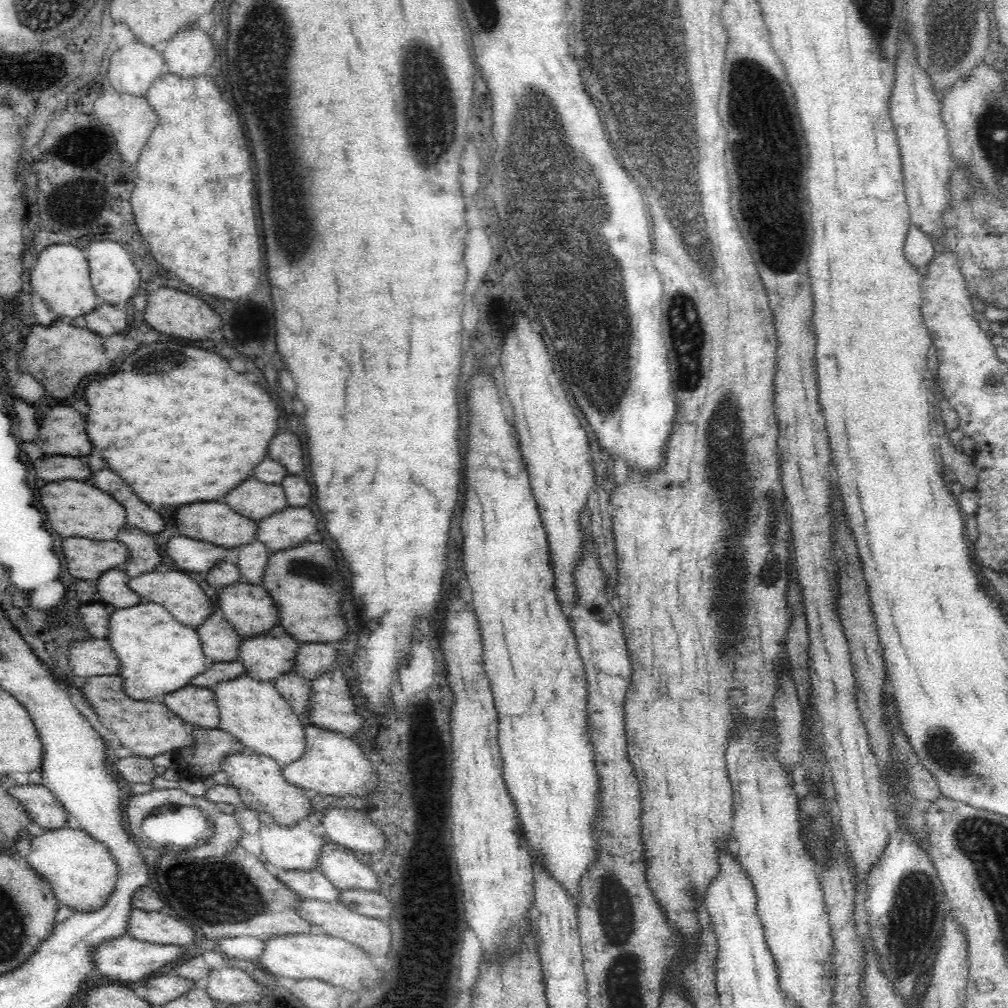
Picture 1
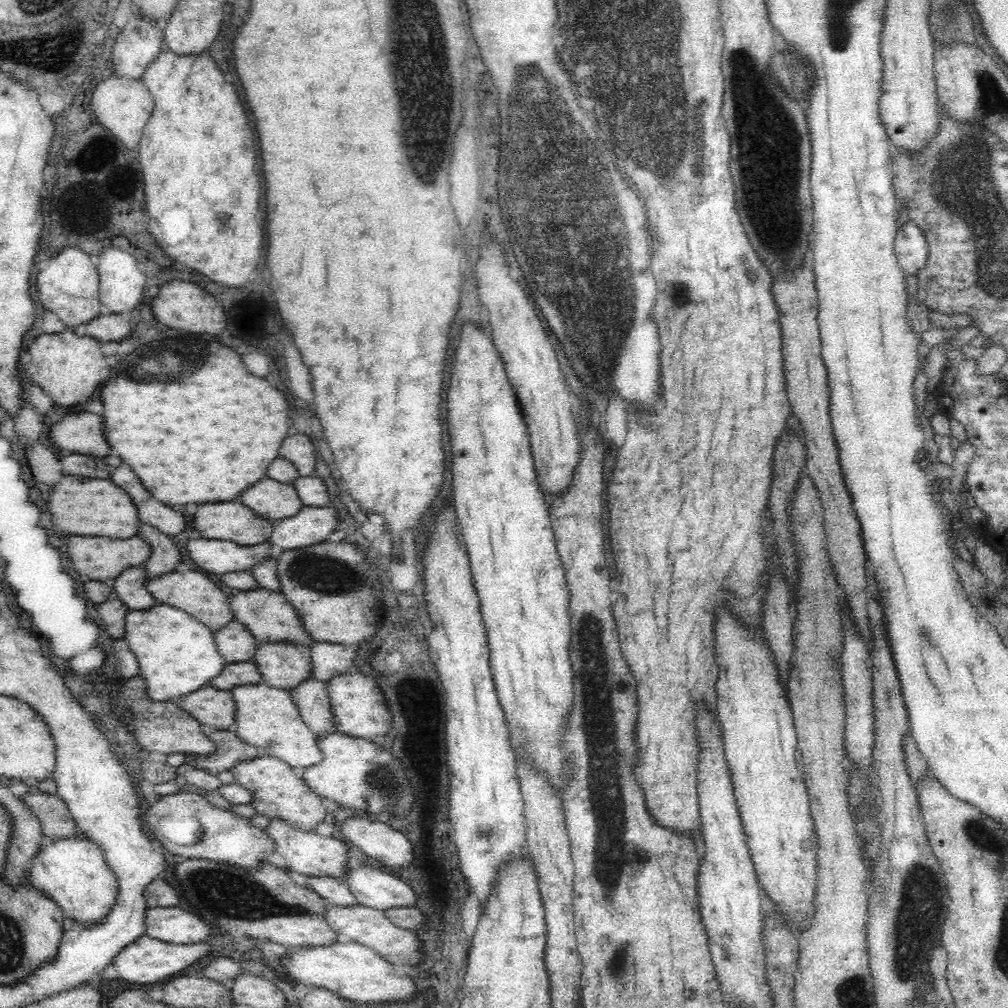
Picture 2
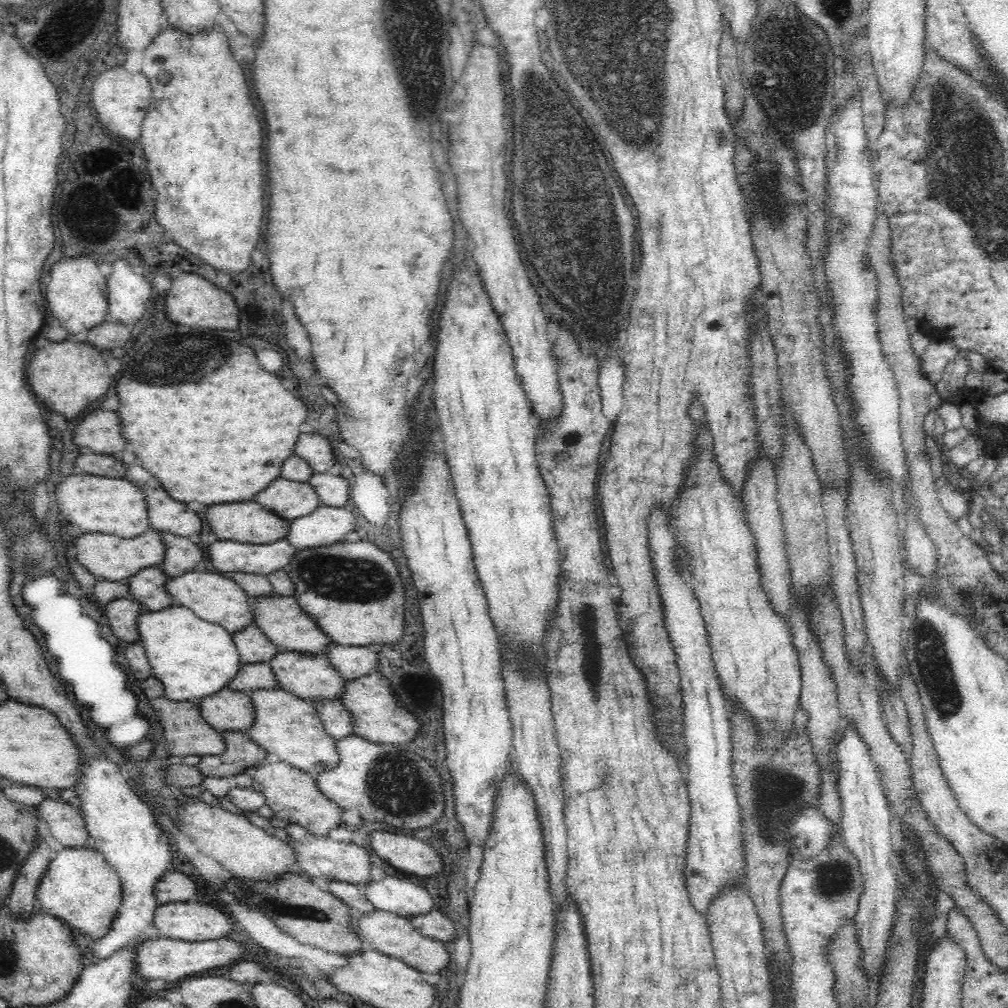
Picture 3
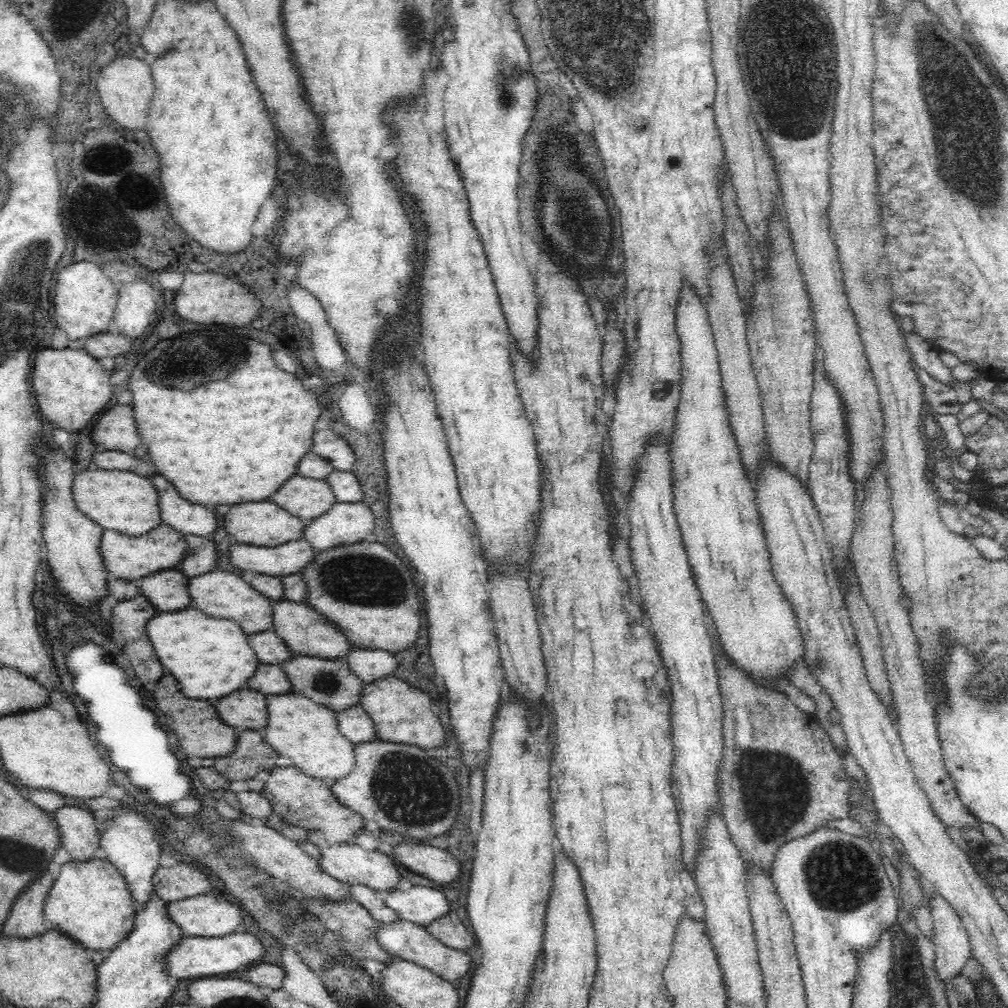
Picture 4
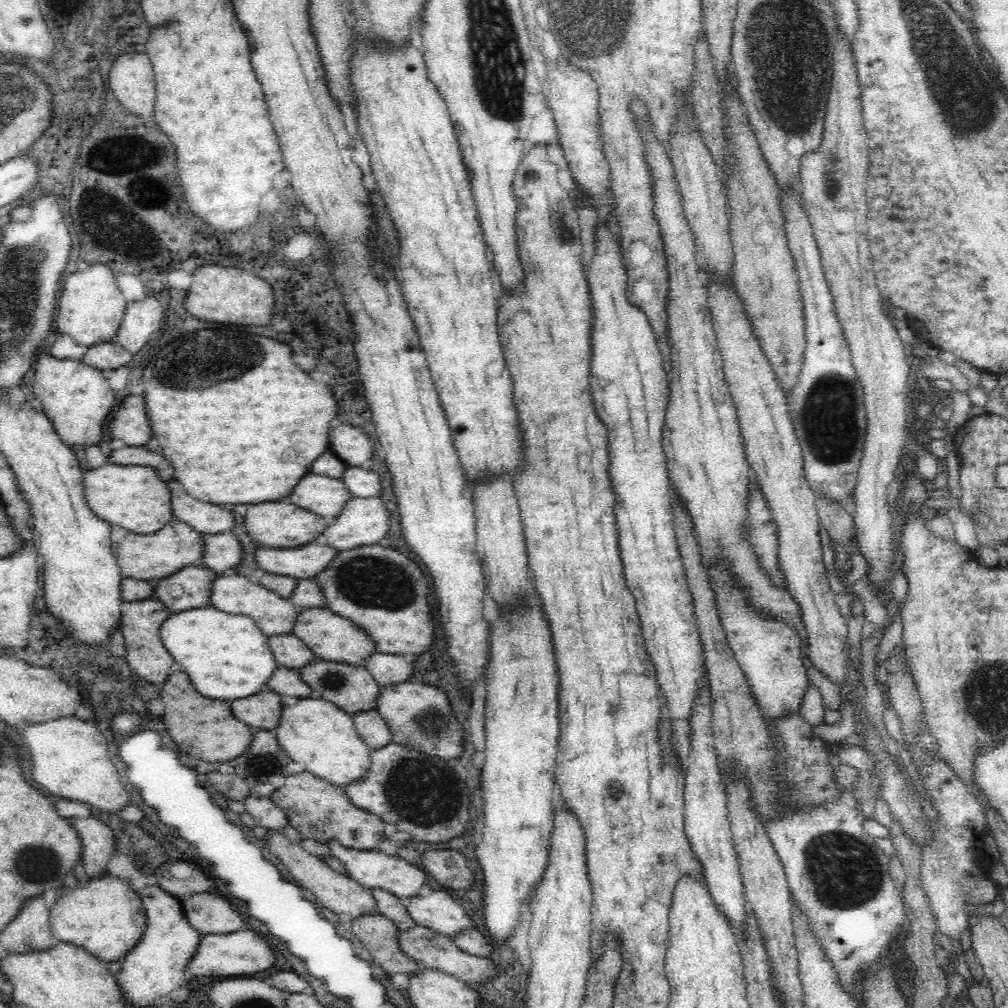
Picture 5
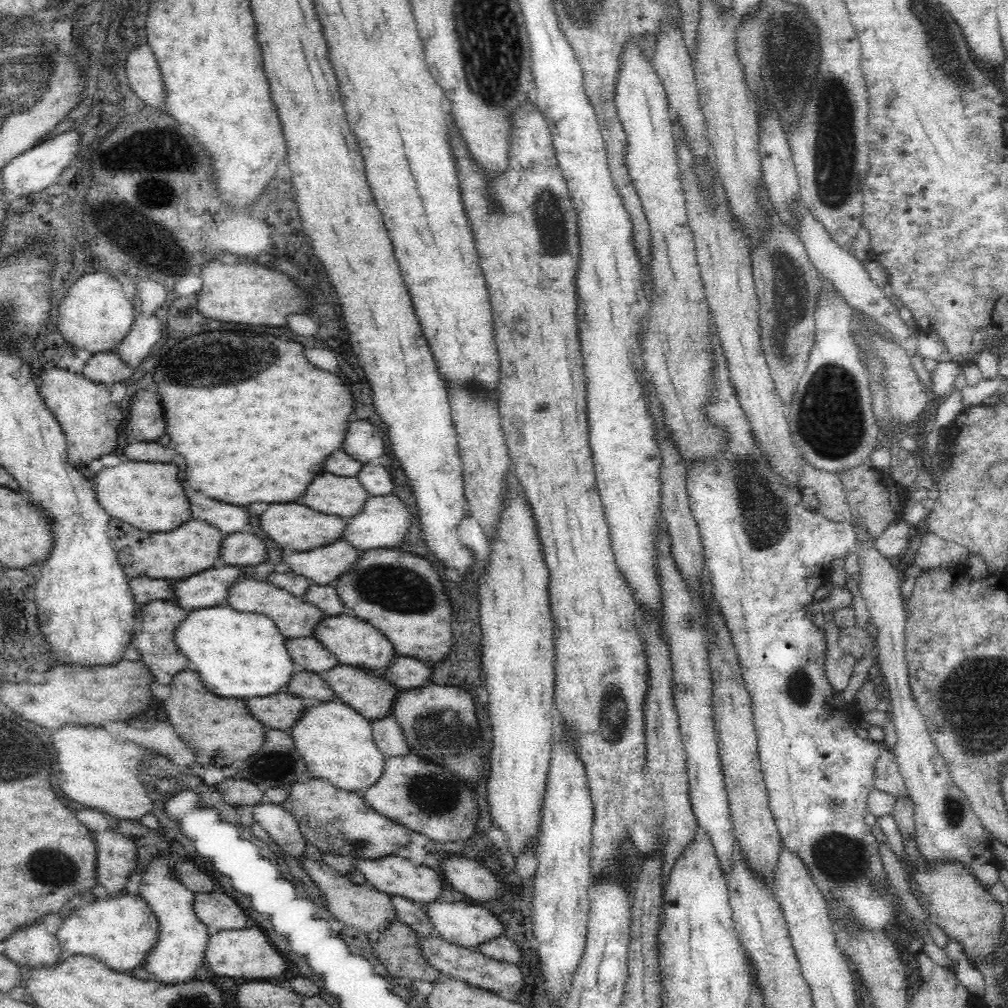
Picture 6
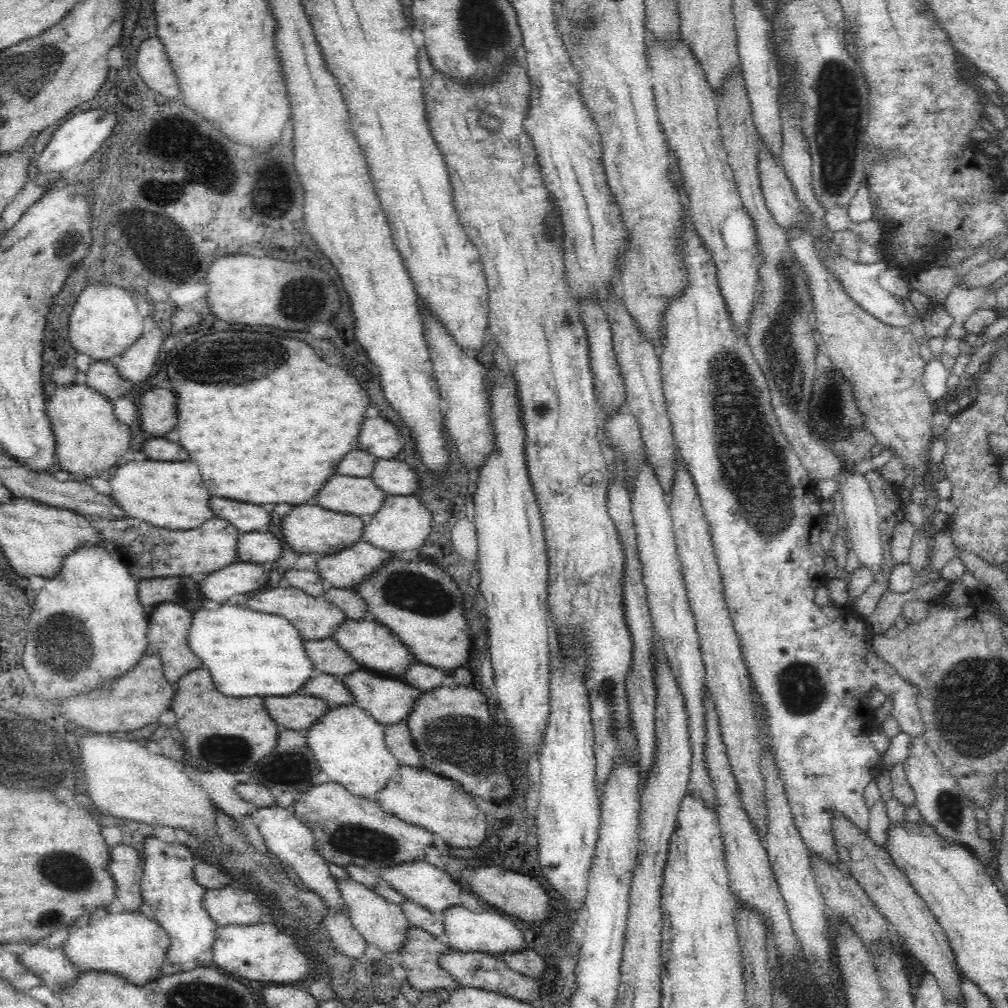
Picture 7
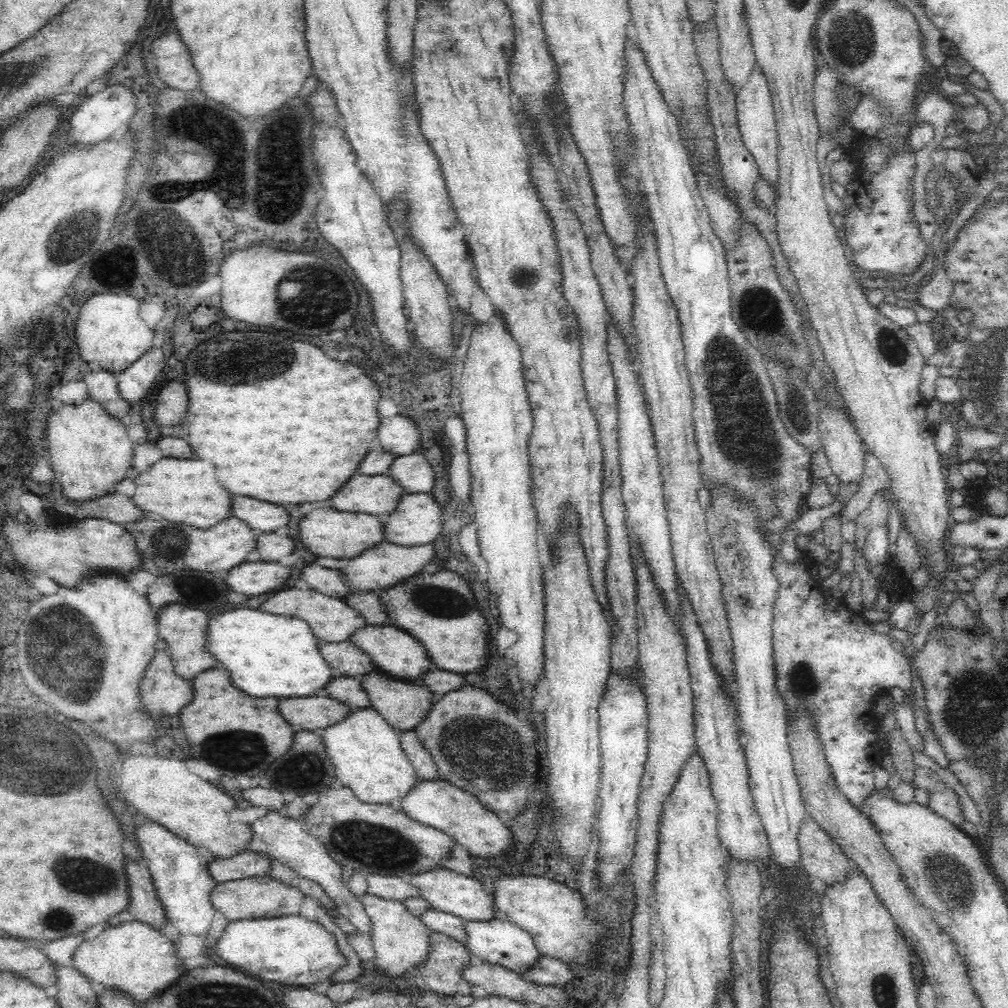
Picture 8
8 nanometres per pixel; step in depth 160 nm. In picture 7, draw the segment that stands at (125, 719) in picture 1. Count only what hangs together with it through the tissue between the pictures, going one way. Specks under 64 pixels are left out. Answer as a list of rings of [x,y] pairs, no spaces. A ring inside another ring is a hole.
[[[196,668],[180,676],[174,683],[174,698],[170,709],[186,738],[186,748],[192,758],[204,768],[222,768],[235,772],[249,772],[252,766],[268,756],[278,738],[278,726],[264,710],[262,698],[230,698],[222,696],[212,680],[210,672]]]

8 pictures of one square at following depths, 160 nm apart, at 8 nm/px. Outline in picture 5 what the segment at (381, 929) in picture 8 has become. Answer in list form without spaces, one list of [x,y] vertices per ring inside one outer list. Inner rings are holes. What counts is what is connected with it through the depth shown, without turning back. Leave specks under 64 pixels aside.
[[[267,830],[264,837],[266,848],[286,865],[294,881],[298,882],[300,888],[306,888],[314,894],[319,906],[328,908],[329,915],[339,918],[358,918],[366,912],[374,911],[374,897],[366,887],[362,887],[358,882],[348,878],[346,874],[340,873],[328,867],[321,857],[310,854],[303,850],[300,843],[294,843],[283,835],[280,831]]]

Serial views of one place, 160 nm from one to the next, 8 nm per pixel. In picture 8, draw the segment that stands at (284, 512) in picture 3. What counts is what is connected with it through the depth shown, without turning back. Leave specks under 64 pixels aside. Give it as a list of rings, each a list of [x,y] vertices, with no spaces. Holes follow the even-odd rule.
[[[386,474],[378,476],[352,476],[330,498],[332,508],[342,512],[361,512],[374,516],[387,516],[405,492]]]

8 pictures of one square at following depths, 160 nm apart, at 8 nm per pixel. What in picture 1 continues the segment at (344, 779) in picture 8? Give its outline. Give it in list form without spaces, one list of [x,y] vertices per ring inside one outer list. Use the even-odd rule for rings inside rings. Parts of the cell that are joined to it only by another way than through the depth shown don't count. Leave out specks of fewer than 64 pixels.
[[[244,672],[232,680],[216,684],[212,688],[212,696],[220,715],[218,728],[238,739],[247,751],[270,756],[281,766],[302,756],[303,721],[276,690],[273,682],[256,680]]]

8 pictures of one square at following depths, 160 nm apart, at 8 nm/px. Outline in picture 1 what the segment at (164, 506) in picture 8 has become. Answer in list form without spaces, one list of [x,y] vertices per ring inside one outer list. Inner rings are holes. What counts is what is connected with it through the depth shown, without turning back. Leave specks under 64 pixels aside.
[[[78,480],[48,482],[40,490],[40,500],[48,512],[48,524],[62,537],[114,540],[120,526],[124,526],[124,508],[112,496],[106,496],[106,492],[100,492],[98,488]]]

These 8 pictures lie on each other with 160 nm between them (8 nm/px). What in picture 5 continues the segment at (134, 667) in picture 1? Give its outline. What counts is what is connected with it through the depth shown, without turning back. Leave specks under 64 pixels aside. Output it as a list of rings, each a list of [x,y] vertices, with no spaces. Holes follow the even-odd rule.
[[[212,606],[173,612],[160,624],[158,633],[162,648],[170,653],[177,668],[184,668],[184,672],[190,676],[192,686],[206,698],[236,700],[252,696],[266,684],[268,676],[278,665],[274,653],[266,645],[267,636],[260,632],[254,620],[247,616],[220,612]]]

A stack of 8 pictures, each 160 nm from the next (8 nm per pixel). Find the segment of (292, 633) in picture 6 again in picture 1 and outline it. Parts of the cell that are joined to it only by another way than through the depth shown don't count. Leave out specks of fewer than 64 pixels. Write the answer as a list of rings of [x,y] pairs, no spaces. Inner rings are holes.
[[[152,570],[129,579],[126,585],[130,587],[130,591],[138,595],[142,602],[148,601],[162,605],[178,623],[184,626],[196,627],[202,624],[207,616],[210,616],[216,609],[214,602],[204,590],[184,571],[158,572]]]

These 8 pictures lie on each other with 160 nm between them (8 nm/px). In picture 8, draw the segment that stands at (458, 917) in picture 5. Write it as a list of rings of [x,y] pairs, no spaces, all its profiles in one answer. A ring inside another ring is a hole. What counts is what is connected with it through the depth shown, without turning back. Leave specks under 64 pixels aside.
[[[503,918],[492,920],[463,920],[466,931],[464,946],[473,960],[486,961],[490,964],[498,964],[518,972],[526,972],[541,956],[534,946],[530,933],[516,926],[513,922]]]

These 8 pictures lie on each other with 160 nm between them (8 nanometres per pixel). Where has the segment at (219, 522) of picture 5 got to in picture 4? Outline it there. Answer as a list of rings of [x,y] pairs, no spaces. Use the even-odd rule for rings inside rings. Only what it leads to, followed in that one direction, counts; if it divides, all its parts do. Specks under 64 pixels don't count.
[[[152,476],[150,482],[158,490],[160,522],[170,524],[170,527],[184,535],[204,537],[214,532],[218,524],[214,512],[180,498],[176,488],[168,484],[164,476]]]

